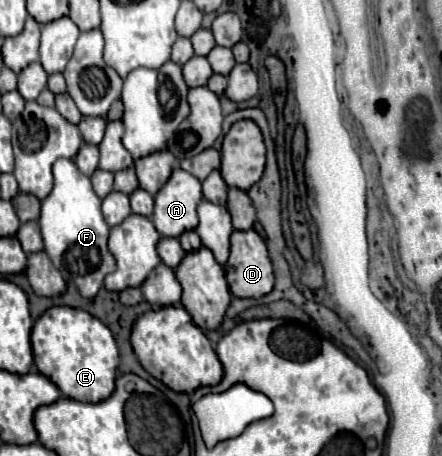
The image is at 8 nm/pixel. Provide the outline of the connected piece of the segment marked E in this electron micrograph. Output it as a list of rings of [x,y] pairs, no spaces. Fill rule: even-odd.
[[[73,307],[47,309],[33,325],[31,347],[39,373],[49,377],[65,397],[83,403],[97,403],[113,393],[119,349],[109,327],[87,311]]]

